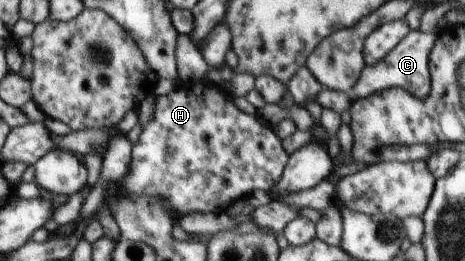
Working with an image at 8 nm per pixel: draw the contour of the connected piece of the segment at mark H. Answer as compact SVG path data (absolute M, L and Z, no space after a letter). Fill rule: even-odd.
M206 84L200 89L186 90L179 87L170 94L156 97L154 116L133 145L130 172L120 180L118 188L124 194L130 192L132 196L148 196L162 202L175 222L176 218L190 212L224 213L234 200L253 190L269 193L283 177L288 161L274 130L268 128L260 116L242 112L219 86Z

